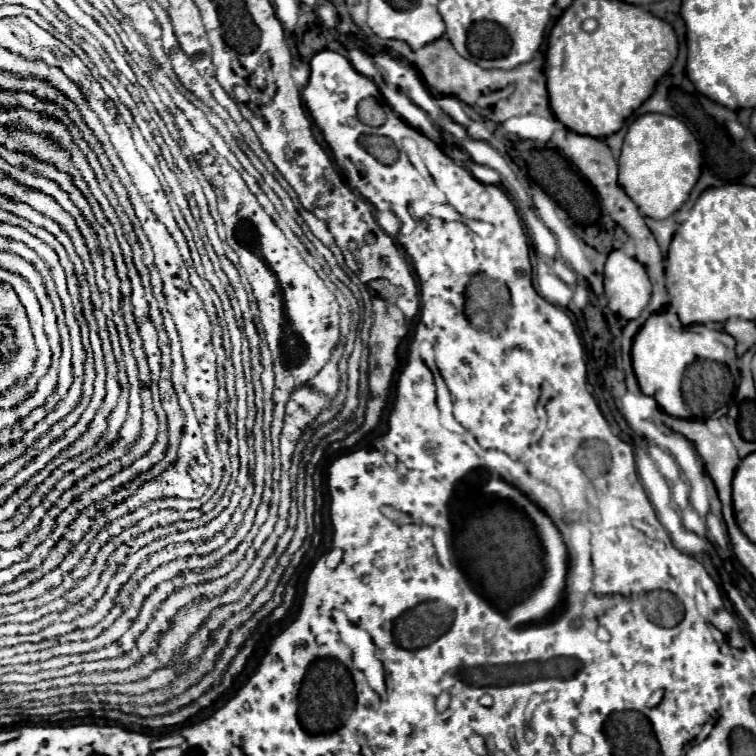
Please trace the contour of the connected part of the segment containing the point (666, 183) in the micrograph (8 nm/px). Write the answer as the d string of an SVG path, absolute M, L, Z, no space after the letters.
M650 112L630 124L618 160L618 186L644 216L664 220L674 214L688 200L698 176L700 144L678 118Z

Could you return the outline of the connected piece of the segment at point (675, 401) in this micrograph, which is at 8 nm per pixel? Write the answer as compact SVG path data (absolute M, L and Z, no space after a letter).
M670 310L652 314L640 332L634 336L632 344L632 366L634 374L638 378L640 390L646 396L652 396L658 406L668 412L670 416L690 418L690 412L684 406L682 392L680 392L680 380L688 364L692 364L696 358L710 358L716 362L726 364L730 370L736 370L736 352L734 352L734 338L726 332L712 330L704 324L680 324L678 316Z

